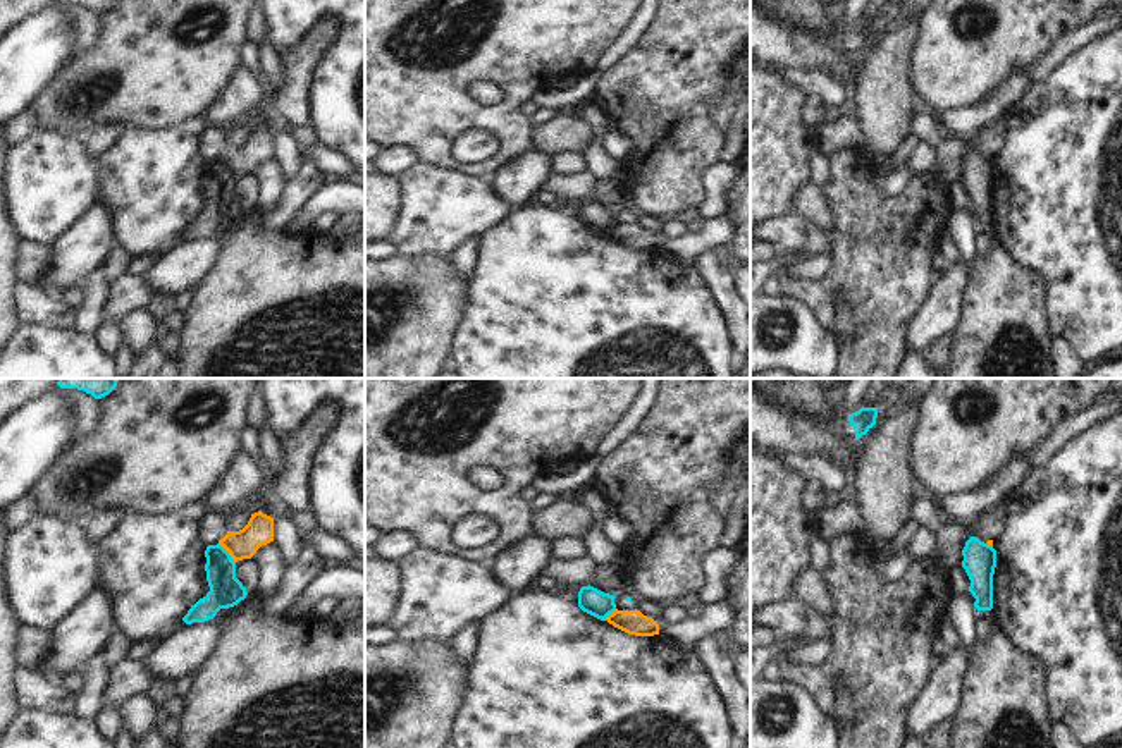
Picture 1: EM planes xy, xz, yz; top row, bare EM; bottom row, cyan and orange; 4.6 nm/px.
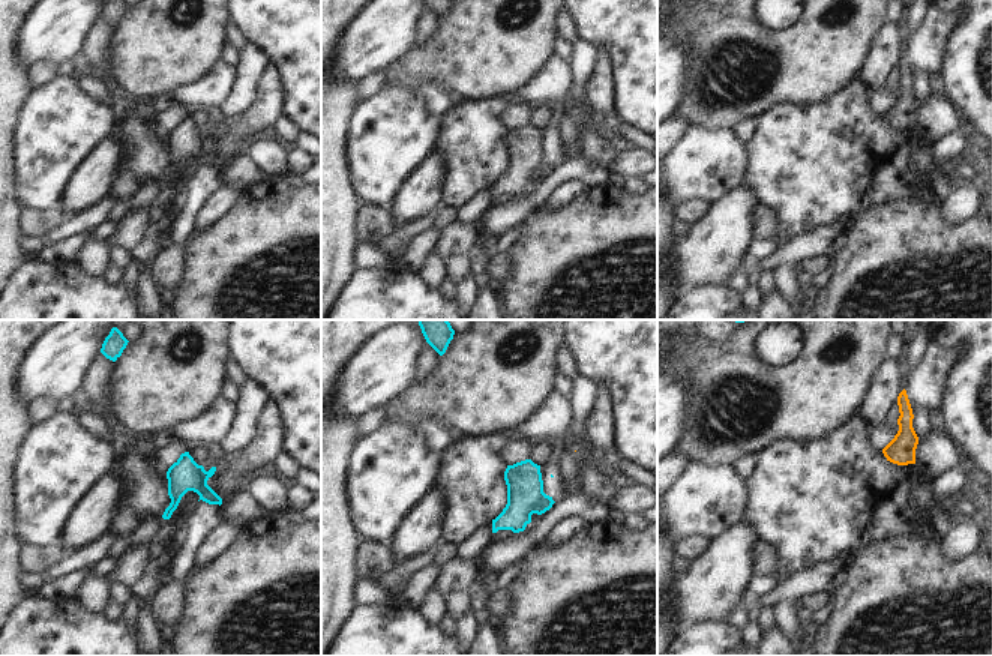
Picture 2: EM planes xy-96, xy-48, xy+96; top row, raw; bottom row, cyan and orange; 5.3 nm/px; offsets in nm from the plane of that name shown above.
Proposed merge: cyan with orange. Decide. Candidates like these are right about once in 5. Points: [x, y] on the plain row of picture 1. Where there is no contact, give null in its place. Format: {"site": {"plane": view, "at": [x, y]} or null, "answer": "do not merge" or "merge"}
{"site": {"plane": "xy", "at": [228, 167]}, "answer": "do not merge"}

